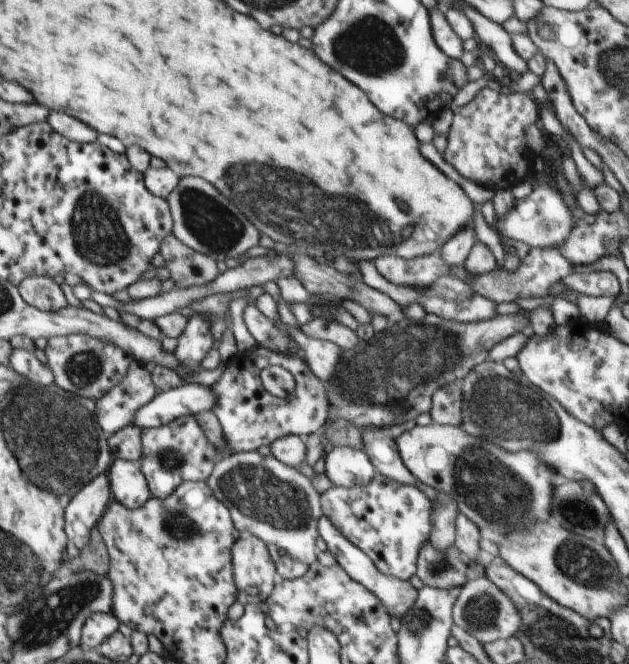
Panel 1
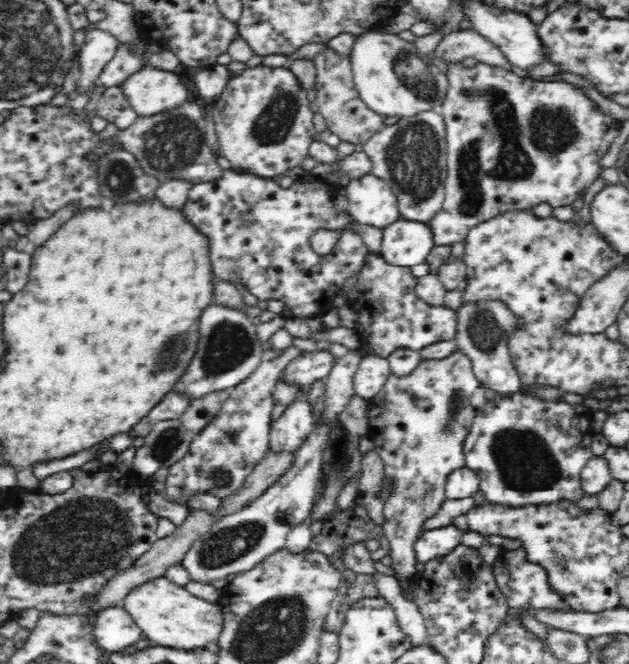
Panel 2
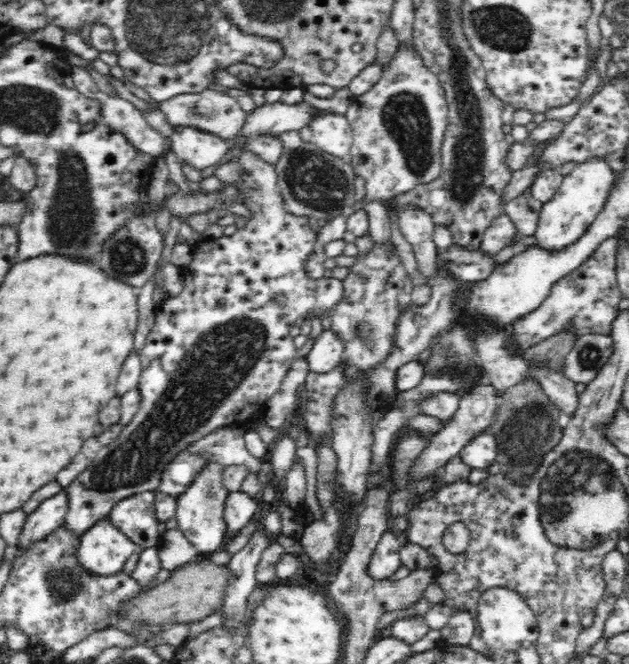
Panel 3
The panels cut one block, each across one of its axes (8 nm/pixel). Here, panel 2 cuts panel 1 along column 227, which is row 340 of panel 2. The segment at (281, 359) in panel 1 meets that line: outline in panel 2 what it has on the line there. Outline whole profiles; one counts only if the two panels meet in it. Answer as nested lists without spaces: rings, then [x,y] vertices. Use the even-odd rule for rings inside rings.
[[[379,254],[366,260],[356,285],[348,293],[347,304],[360,316],[354,330],[360,335],[361,347],[369,345],[372,348],[370,353],[387,358],[400,347],[419,352],[424,345],[455,338],[458,328],[456,312],[449,311],[445,305],[432,306],[418,298],[415,293],[417,280],[411,267],[388,264]]]

